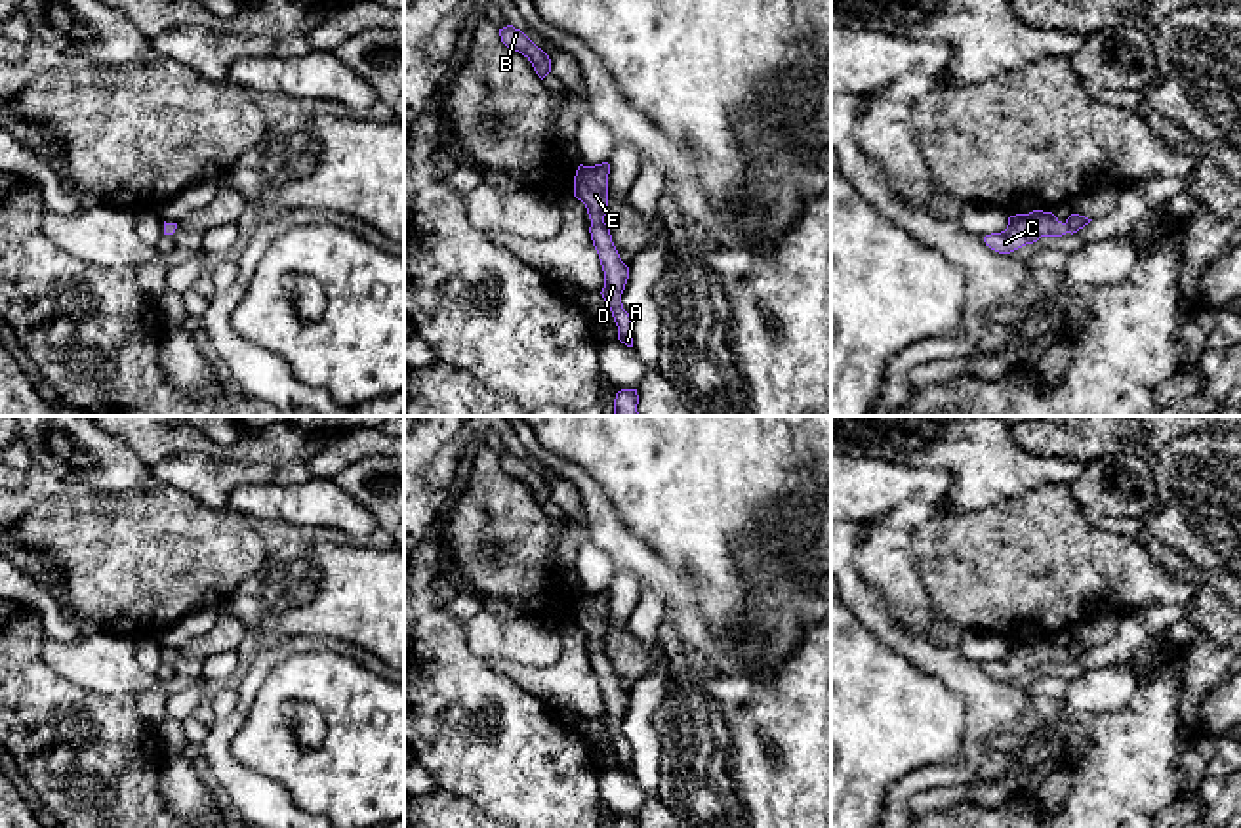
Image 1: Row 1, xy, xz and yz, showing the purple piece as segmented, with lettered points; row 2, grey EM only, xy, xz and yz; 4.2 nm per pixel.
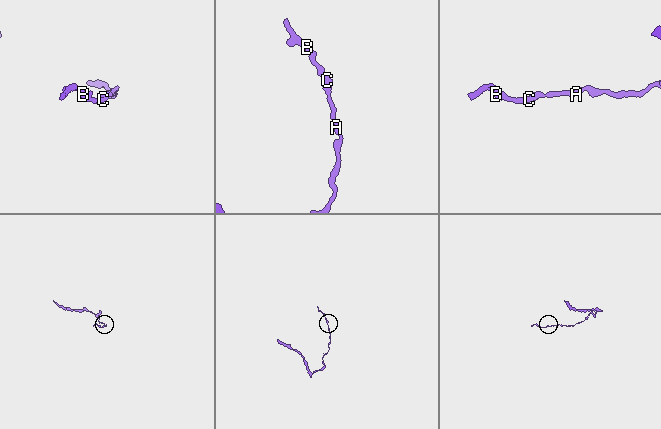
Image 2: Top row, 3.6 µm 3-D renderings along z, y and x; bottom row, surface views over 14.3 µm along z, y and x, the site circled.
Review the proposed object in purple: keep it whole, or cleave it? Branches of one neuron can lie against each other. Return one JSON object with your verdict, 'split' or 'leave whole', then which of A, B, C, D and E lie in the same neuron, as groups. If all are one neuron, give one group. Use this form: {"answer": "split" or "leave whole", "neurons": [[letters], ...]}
{"answer": "leave whole", "neurons": [["A", "B", "C", "D", "E"]]}

